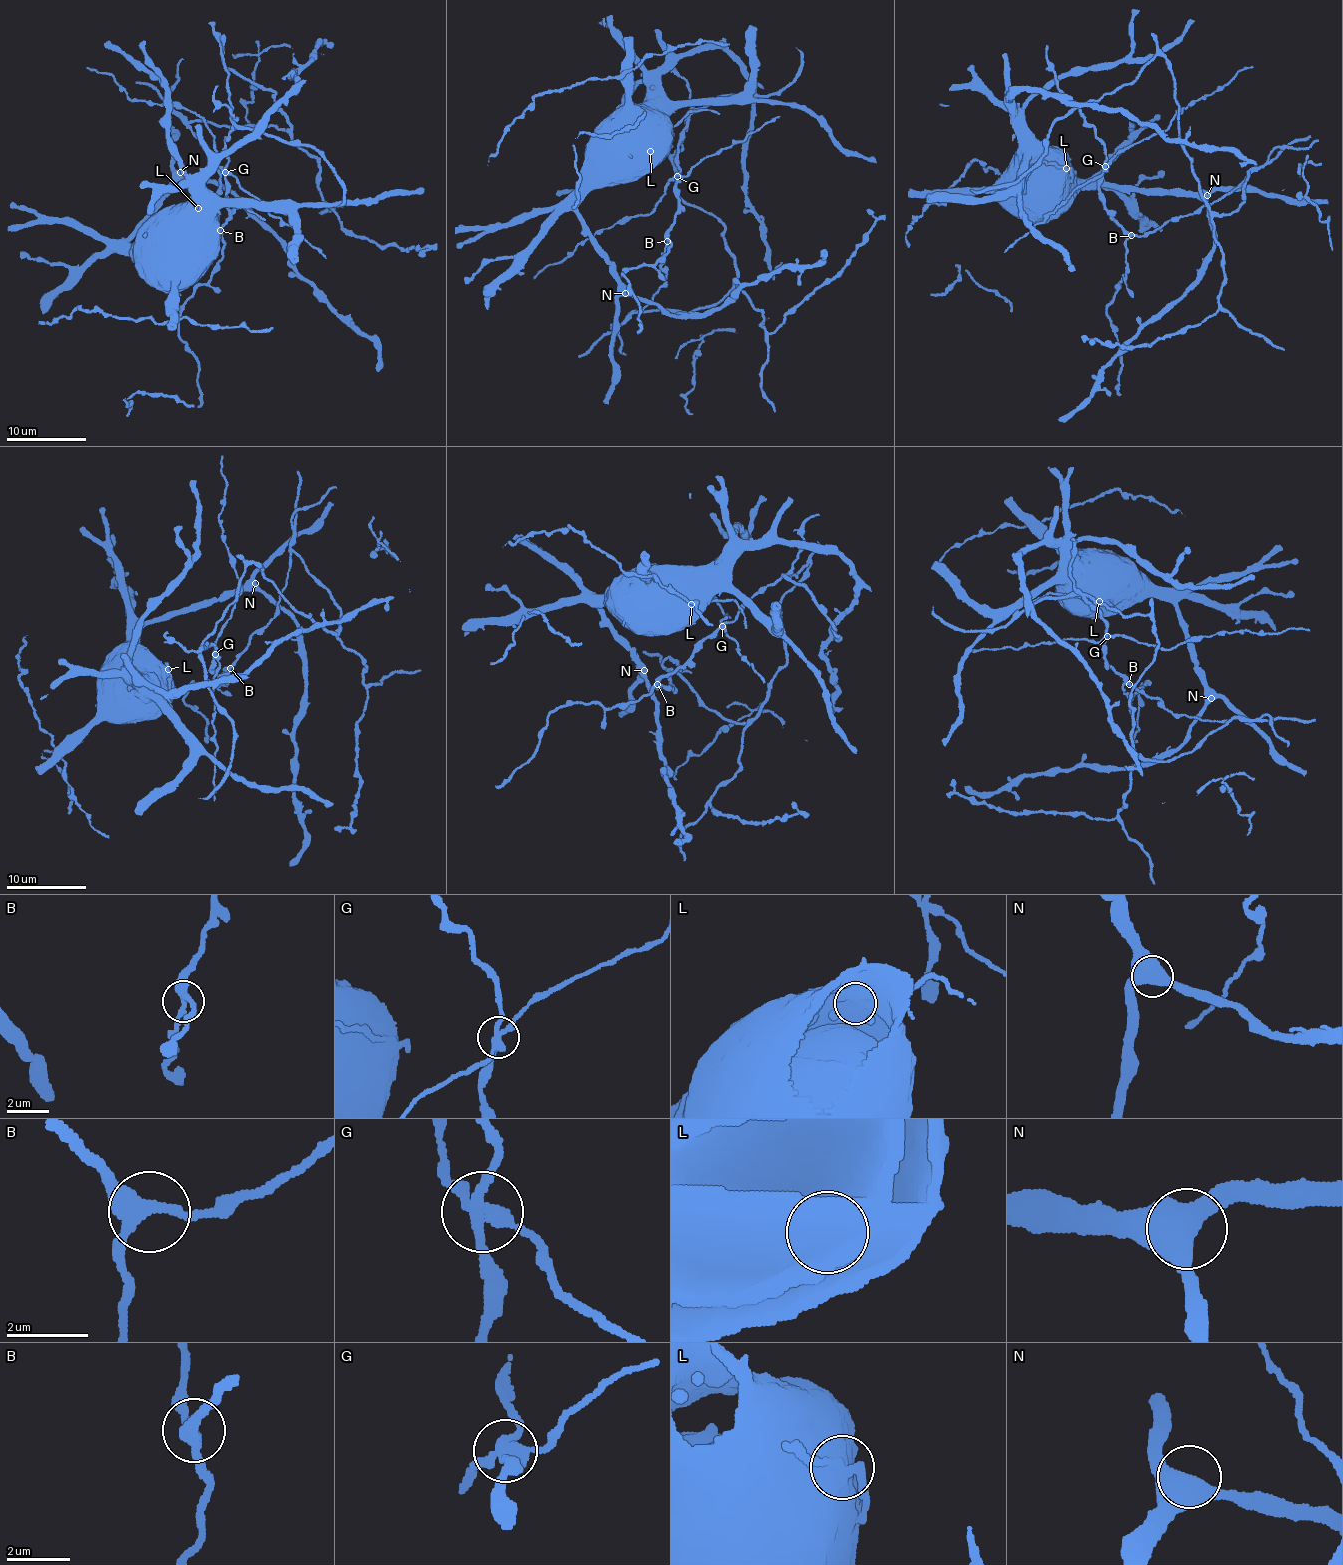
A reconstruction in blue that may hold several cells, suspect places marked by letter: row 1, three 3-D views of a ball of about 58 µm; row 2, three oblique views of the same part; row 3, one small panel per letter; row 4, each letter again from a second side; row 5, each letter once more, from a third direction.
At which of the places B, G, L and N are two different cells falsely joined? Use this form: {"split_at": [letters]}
{"split_at": ["G", "L"]}

